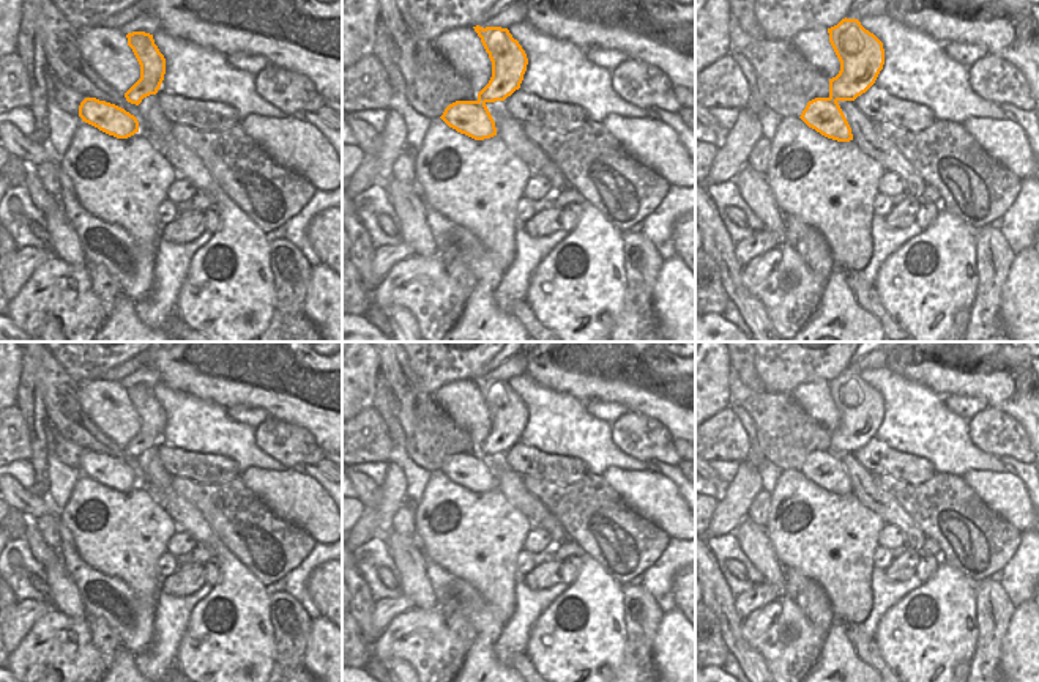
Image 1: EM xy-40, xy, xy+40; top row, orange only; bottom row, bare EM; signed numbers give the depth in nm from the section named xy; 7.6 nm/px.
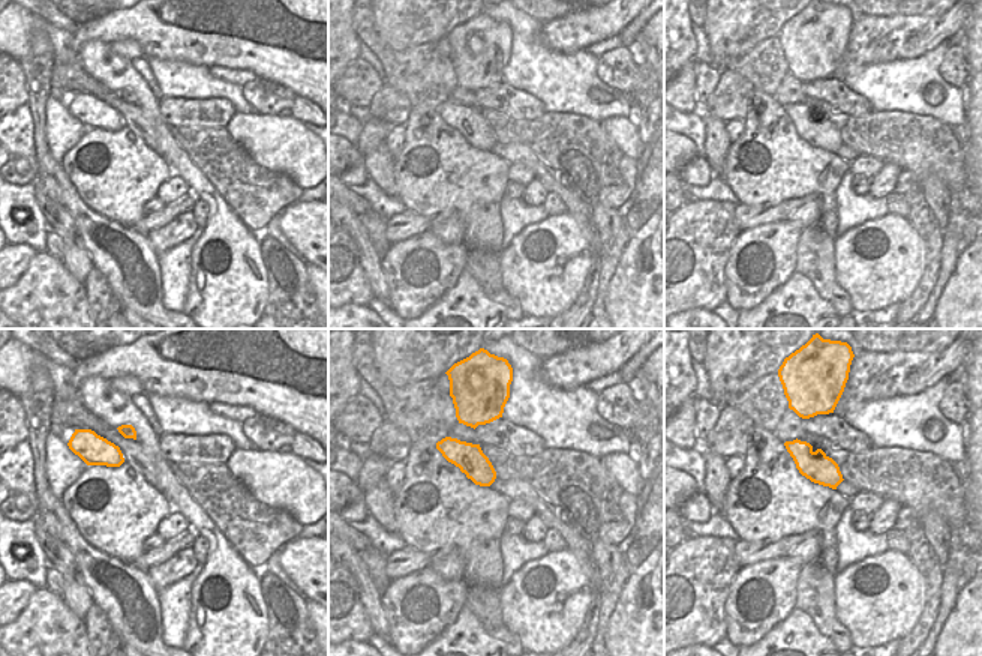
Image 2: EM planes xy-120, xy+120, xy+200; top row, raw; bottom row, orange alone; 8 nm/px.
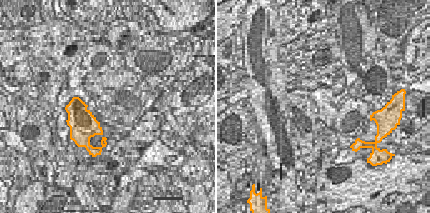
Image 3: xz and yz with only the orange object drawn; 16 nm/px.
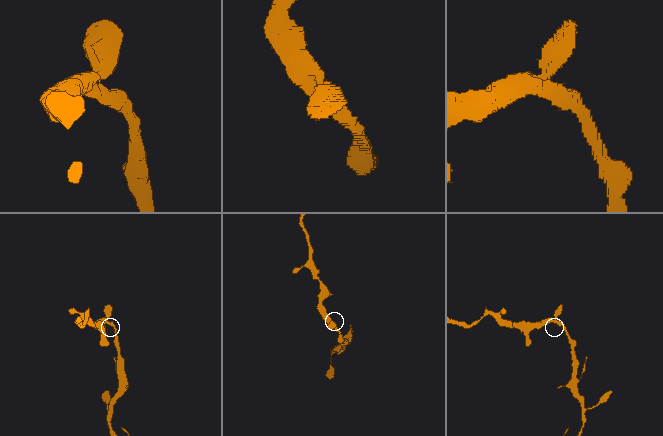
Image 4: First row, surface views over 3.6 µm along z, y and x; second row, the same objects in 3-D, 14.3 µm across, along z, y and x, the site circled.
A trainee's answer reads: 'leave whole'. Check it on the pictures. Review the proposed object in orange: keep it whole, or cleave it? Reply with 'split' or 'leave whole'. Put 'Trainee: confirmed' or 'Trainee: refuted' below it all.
leave whole
Trainee: confirmed

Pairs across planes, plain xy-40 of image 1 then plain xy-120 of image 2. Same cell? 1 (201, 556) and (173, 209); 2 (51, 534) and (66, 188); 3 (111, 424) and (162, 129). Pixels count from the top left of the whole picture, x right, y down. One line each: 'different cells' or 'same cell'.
1: same cell
2: different cells
3: same cell

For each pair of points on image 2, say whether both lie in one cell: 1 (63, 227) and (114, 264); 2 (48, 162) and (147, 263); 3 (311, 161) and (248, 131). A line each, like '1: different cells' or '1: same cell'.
1: different cells
2: same cell
3: same cell

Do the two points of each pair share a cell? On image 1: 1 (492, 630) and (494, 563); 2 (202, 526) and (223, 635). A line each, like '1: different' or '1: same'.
1: different
2: same

